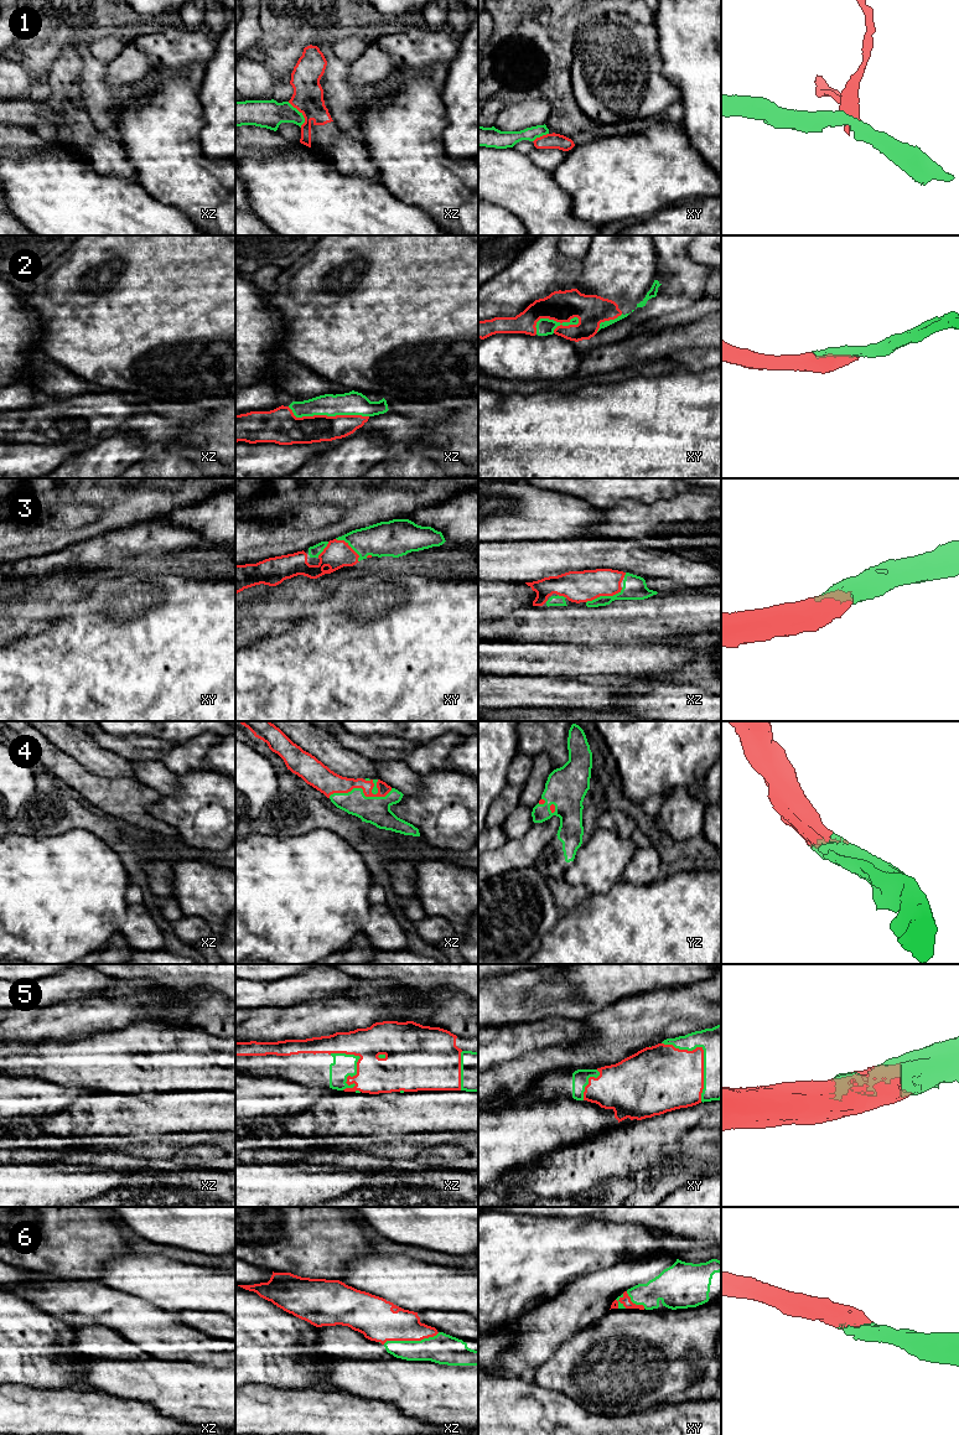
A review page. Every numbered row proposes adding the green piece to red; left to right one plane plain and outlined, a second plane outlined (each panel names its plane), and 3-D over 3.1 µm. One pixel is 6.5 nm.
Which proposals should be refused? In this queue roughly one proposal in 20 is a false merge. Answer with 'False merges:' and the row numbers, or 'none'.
False merges: 1

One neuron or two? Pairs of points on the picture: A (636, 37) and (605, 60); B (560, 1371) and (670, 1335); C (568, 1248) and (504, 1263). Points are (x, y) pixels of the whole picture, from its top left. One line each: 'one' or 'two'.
A: one
B: one
C: one

